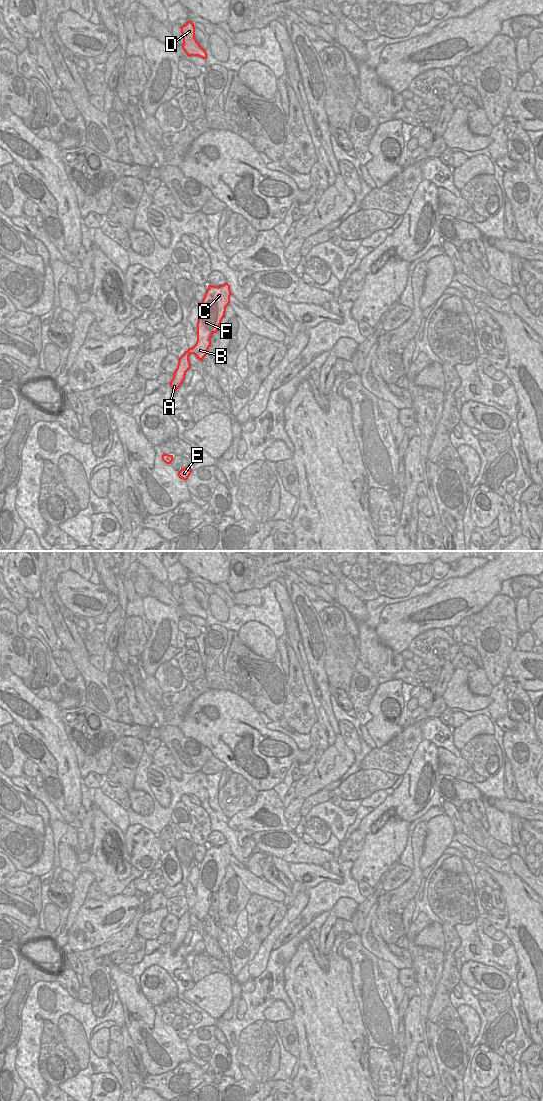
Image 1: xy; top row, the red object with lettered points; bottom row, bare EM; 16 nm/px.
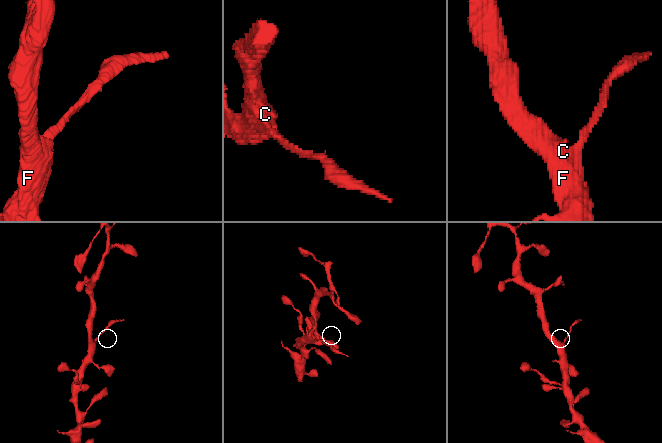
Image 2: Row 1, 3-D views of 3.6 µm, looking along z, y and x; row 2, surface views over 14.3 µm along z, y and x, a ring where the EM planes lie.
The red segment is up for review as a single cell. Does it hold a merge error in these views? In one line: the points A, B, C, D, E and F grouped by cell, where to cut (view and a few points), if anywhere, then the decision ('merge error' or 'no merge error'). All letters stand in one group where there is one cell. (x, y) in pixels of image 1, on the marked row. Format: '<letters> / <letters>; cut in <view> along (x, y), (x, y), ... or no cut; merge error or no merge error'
A B C D E F; no cut; no merge error

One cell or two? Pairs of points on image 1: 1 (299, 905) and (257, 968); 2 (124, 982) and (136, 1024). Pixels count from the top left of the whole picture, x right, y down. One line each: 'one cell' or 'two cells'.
1: one cell
2: one cell

